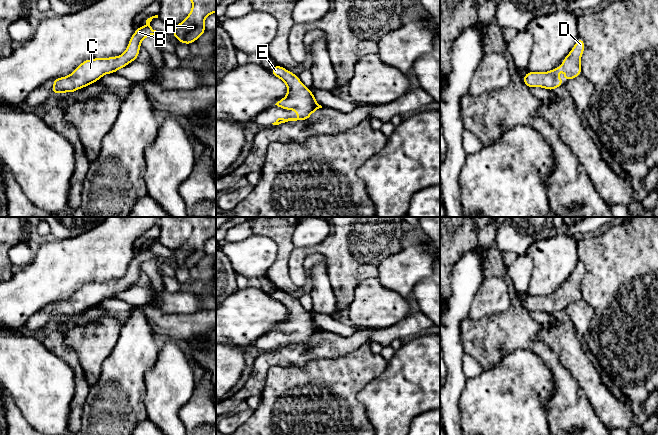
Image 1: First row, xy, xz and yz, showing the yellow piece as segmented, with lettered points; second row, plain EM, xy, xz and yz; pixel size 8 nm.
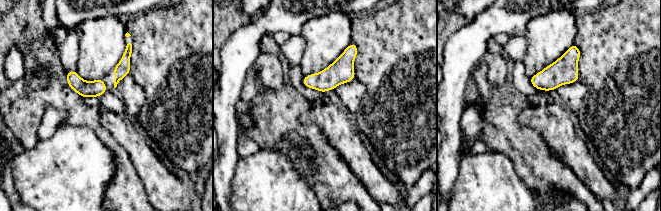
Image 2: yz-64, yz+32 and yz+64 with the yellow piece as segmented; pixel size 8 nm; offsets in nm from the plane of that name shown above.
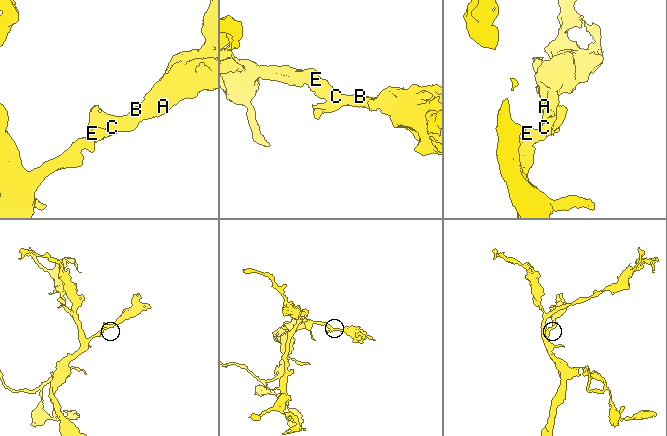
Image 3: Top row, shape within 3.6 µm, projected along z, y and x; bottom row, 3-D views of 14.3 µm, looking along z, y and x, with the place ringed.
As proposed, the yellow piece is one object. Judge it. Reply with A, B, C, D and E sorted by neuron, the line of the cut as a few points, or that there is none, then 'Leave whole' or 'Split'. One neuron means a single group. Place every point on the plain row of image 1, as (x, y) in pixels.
Groups: A B C D E. No split. Leave whole

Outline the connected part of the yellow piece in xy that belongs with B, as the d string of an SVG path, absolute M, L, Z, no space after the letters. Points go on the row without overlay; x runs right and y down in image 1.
M158 239L148 242L145 251L137 251L129 264L126 275L120 280L85 284L70 299L53 304L53 319L65 316L74 317L77 313L97 306L105 298L116 297L118 293L136 284L142 263L155 260L158 256L150 251L153 242L158 242Z

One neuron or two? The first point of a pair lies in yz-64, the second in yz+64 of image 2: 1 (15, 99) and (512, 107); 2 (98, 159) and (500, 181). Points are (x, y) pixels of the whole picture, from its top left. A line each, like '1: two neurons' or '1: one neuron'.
1: one neuron
2: one neuron

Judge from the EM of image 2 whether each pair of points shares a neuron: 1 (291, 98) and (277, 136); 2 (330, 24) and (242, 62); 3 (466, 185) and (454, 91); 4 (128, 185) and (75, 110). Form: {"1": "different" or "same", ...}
{"1": "same", "2": "different", "3": "different", "4": "same"}

